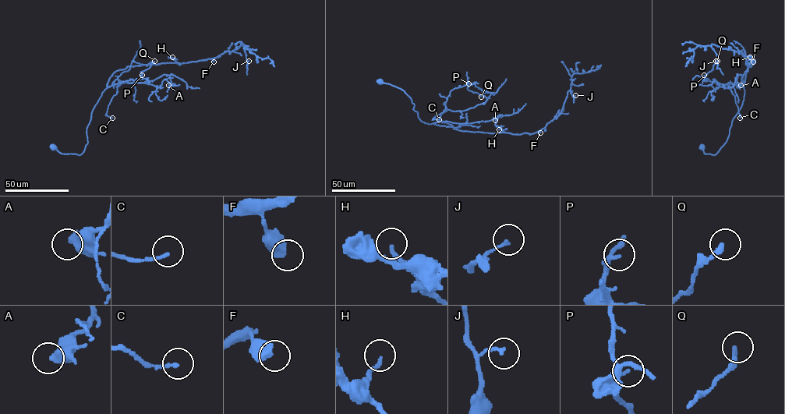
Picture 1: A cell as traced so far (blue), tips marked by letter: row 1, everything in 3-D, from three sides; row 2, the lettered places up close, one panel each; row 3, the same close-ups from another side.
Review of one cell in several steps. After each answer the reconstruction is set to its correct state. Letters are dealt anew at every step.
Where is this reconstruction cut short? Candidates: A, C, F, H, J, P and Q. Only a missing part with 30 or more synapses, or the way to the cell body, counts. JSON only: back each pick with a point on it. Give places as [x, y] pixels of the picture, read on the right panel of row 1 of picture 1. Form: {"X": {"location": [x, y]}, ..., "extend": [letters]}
{"extend": []}

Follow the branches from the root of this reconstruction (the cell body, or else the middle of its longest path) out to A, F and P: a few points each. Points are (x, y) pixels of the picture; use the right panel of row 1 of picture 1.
A: (702, 148), (705, 153), (715, 155), (726, 142), (744, 100), (740, 75), (737, 82), (740, 85)
F: (702, 148), (705, 153), (715, 155), (726, 142), (742, 104), (746, 71), (753, 61)
P: (702, 148), (705, 153), (715, 155), (723, 145), (744, 94), (741, 86), (712, 82), (704, 75)

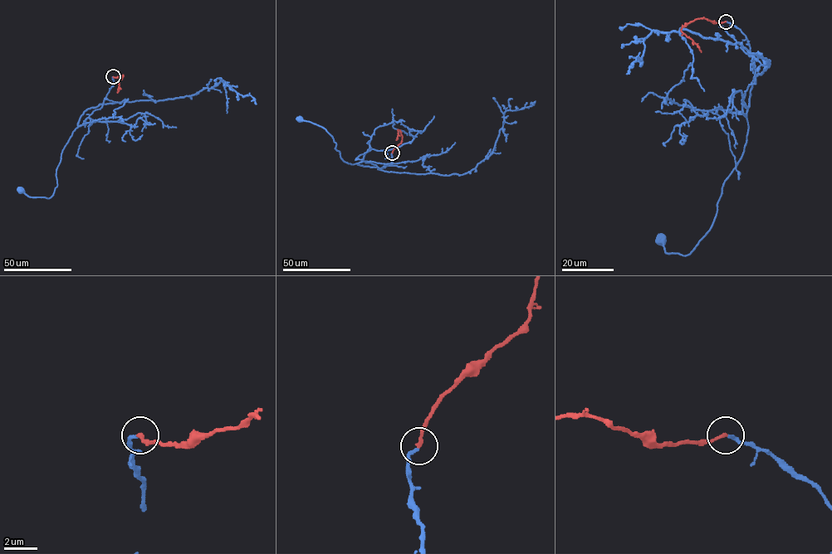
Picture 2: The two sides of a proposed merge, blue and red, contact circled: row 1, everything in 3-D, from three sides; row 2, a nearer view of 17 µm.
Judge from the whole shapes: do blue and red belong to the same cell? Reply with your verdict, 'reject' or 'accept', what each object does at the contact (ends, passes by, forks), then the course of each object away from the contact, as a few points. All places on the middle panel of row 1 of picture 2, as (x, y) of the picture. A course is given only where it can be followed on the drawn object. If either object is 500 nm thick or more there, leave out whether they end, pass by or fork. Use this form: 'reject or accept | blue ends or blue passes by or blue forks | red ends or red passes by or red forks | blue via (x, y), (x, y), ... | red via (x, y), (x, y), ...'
accept | blue ends | red ends | blue via (392, 153), (392, 162), (381, 168), (366, 161), (351, 164), (345, 162), (325, 130), (298, 119) | red via (392, 153), (401, 142), (401, 131), (398, 129), (396, 140)

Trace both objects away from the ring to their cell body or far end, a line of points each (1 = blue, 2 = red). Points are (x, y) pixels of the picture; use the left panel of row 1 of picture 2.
1: (113, 76), (102, 107), (72, 132), (61, 153), (53, 195), (46, 198), (30, 196), (19, 191)
2: (113, 76), (123, 75), (119, 80), (117, 92)

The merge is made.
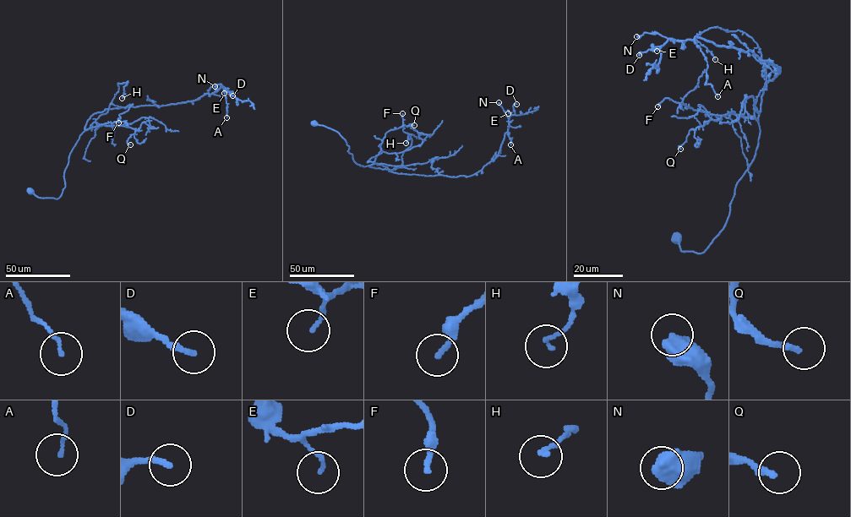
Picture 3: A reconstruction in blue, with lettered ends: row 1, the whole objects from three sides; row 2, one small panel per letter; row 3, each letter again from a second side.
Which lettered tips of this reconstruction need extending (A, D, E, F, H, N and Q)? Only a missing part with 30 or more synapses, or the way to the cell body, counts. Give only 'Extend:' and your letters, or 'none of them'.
Extend: none of them

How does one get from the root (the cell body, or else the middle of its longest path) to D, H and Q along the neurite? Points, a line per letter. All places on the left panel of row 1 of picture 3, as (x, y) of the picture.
D: (29, 192), (41, 198), (60, 196), (68, 155), (95, 113), (106, 109), (193, 101), (221, 86), (232, 95)
H: (29, 192), (41, 198), (60, 196), (68, 155), (79, 135), (108, 111), (117, 84), (128, 81), (122, 98)
Q: (29, 192), (41, 198), (60, 196), (68, 155), (85, 130), (102, 125), (139, 129), (128, 138), (130, 144)

